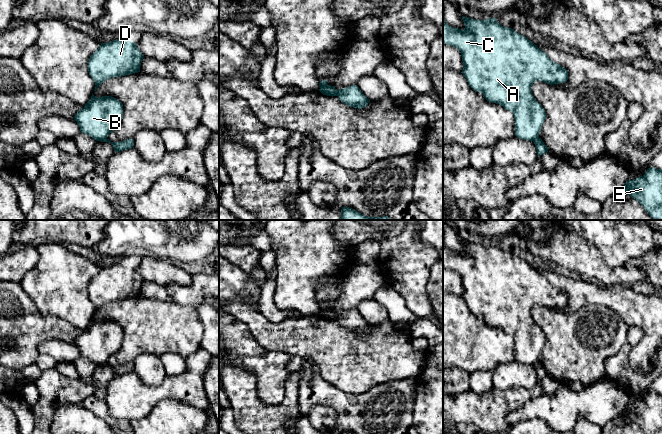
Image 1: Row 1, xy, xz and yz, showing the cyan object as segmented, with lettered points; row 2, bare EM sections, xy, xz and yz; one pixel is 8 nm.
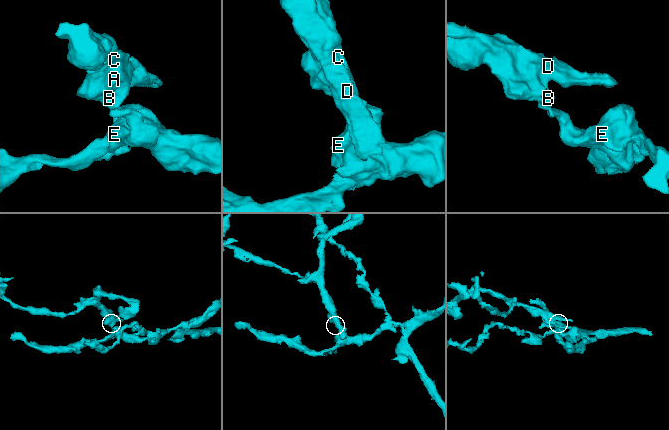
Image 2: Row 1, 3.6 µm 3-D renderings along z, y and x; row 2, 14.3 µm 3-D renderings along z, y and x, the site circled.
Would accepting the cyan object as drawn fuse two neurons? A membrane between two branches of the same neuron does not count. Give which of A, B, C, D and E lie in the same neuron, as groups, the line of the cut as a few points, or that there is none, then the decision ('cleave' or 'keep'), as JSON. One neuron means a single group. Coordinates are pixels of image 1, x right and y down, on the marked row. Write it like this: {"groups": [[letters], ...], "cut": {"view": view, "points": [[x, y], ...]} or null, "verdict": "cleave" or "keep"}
{"groups": [["A", "B", "C", "D"], ["E"]], "cut": {"view": "yz", "points": [[538, 136], [532, 140]]}, "verdict": "cleave"}

